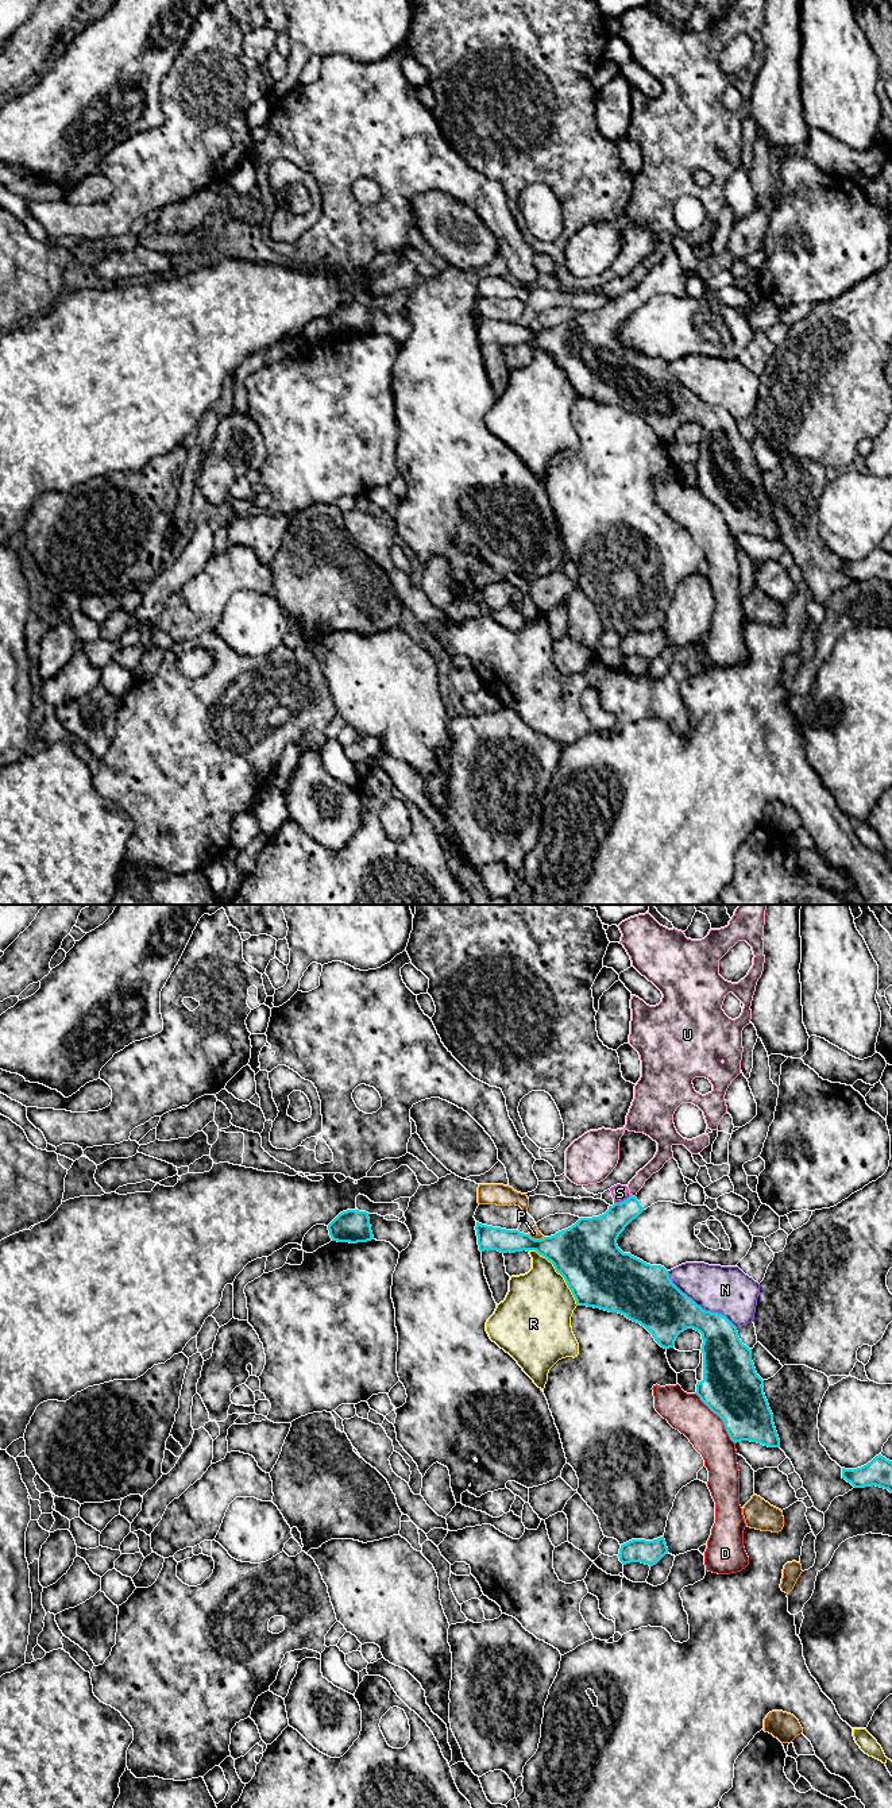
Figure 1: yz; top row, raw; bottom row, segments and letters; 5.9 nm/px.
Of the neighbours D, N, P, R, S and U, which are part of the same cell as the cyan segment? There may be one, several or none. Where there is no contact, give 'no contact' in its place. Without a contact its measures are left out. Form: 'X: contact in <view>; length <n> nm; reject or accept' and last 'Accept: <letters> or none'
D: contact in yz; length 400 nm; reject
N: contact in yz; length 550 nm; reject
P: contact in yz; length 110 nm; reject
R: contact in yz; length 440 nm; reject
S: contact in yz; length 120 nm; reject
U: contact in yz; length 40 nm; reject
Accept: none

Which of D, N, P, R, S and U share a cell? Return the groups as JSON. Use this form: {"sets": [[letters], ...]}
{"sets": [["D"], ["N"], ["P"], ["R"], ["S", "U"]]}

